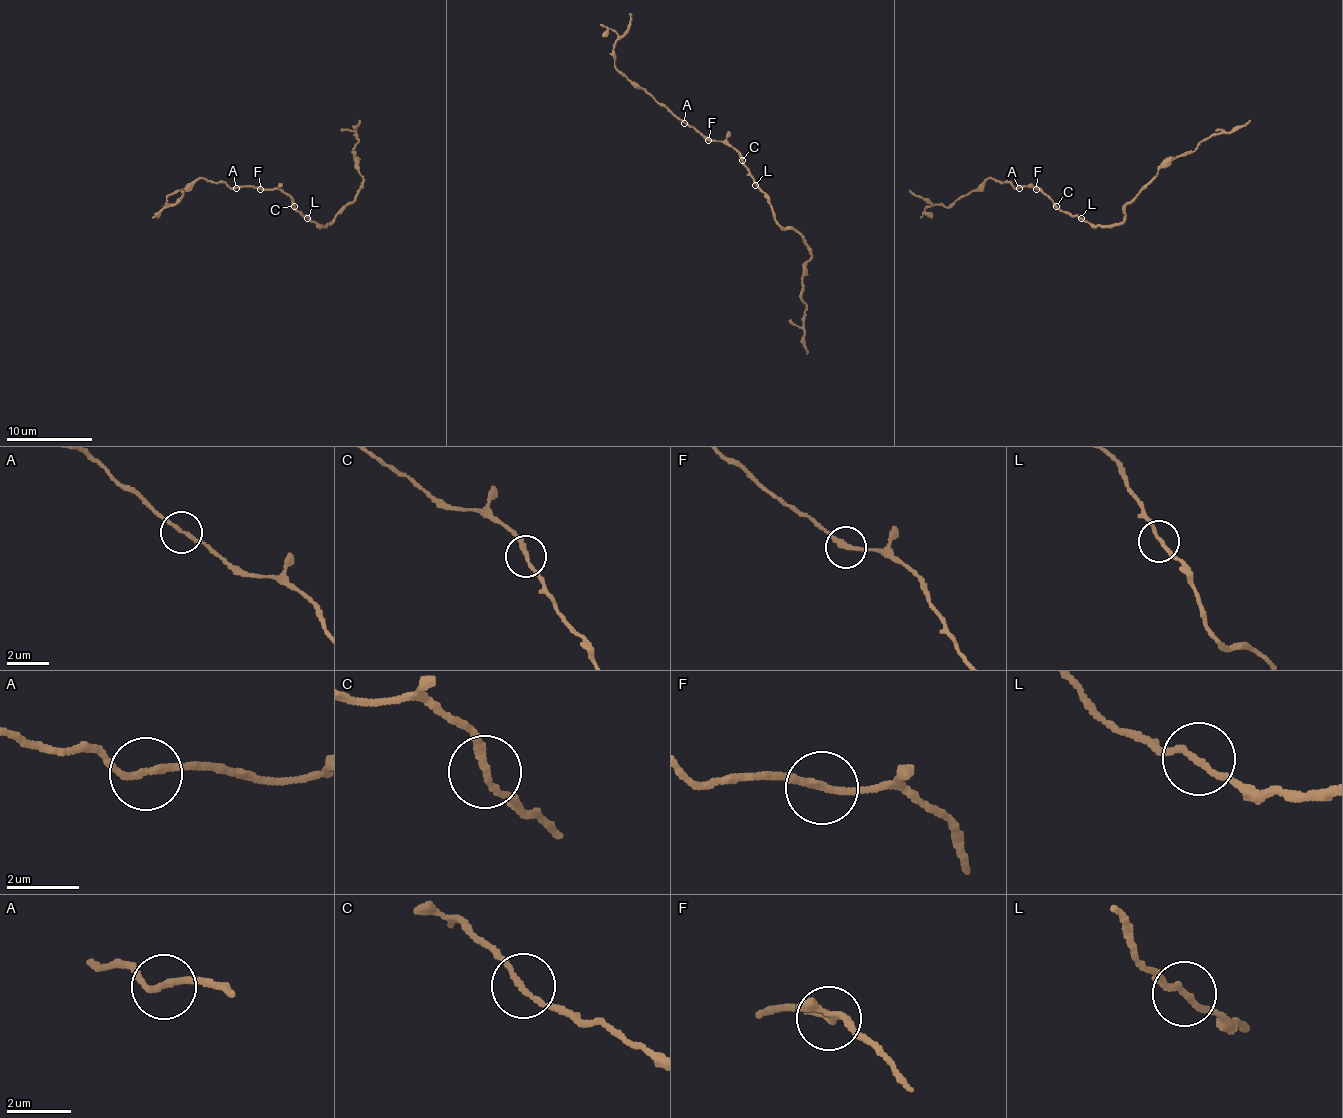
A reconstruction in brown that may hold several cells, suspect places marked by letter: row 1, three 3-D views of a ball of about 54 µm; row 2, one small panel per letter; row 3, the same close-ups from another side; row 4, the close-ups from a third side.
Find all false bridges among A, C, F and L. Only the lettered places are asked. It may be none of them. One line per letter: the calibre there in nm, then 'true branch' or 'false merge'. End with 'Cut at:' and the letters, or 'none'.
A: 170 nm thick; false merge
C: 170 nm thick; true branch
F: 200 nm thick; true branch
L: 160 nm thick; true branch
Cut at: A

